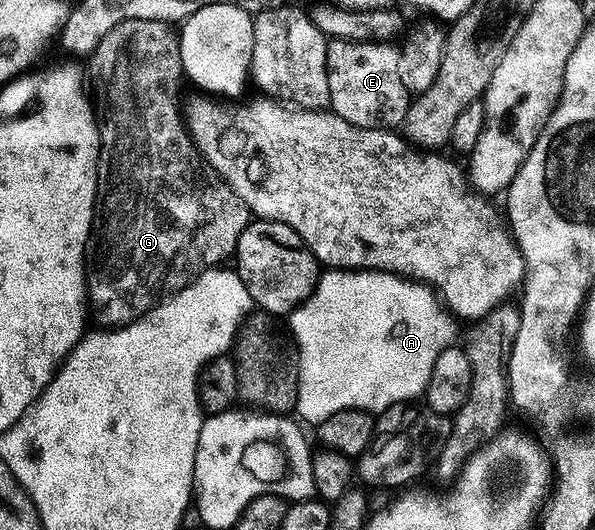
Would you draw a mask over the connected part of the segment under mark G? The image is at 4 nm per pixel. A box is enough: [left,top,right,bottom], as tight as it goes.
[86,19,250,327]

